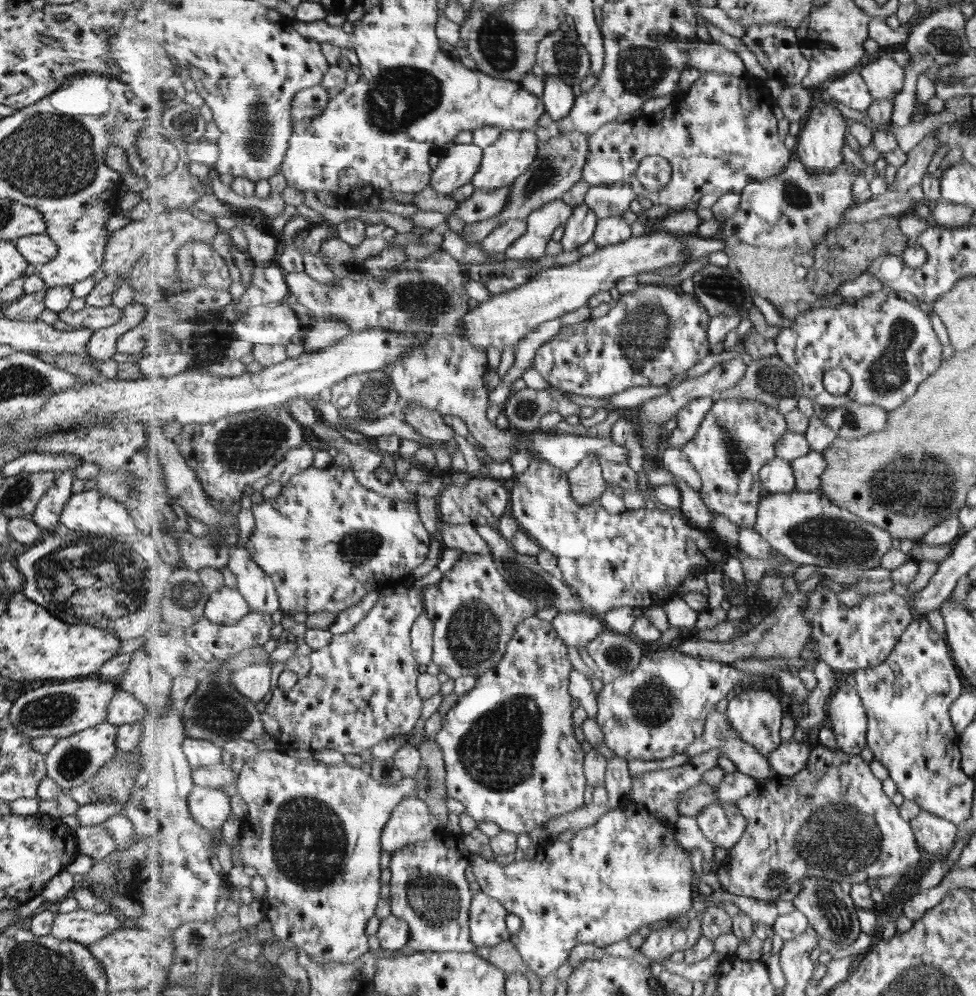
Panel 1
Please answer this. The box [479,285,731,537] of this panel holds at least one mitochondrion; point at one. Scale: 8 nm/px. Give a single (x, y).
(645, 330)

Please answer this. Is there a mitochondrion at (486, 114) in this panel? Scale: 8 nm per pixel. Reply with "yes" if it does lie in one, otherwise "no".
no

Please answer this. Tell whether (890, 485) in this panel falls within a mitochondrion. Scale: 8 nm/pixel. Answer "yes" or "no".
yes

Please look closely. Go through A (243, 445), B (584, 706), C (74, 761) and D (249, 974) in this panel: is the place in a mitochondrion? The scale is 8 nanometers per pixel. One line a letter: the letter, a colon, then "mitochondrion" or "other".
A: mitochondrion
B: other
C: mitochondrion
D: mitochondrion

